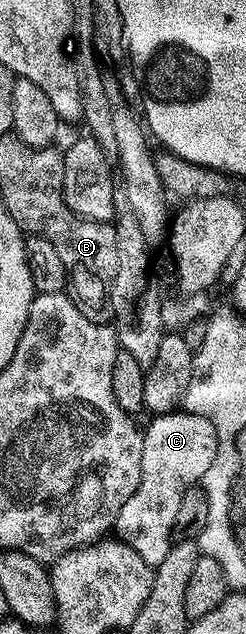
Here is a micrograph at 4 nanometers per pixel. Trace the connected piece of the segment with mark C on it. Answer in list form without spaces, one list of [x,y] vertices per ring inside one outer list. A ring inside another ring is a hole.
[[[184,409],[154,415],[148,421],[150,423],[143,427],[143,465],[139,489],[135,489],[135,493],[127,497],[127,505],[119,509],[115,535],[120,542],[139,553],[149,567],[156,569],[169,552],[183,493],[198,486],[203,473],[211,469],[211,461],[215,461],[217,434],[215,425],[211,425],[207,417],[199,417]]]

